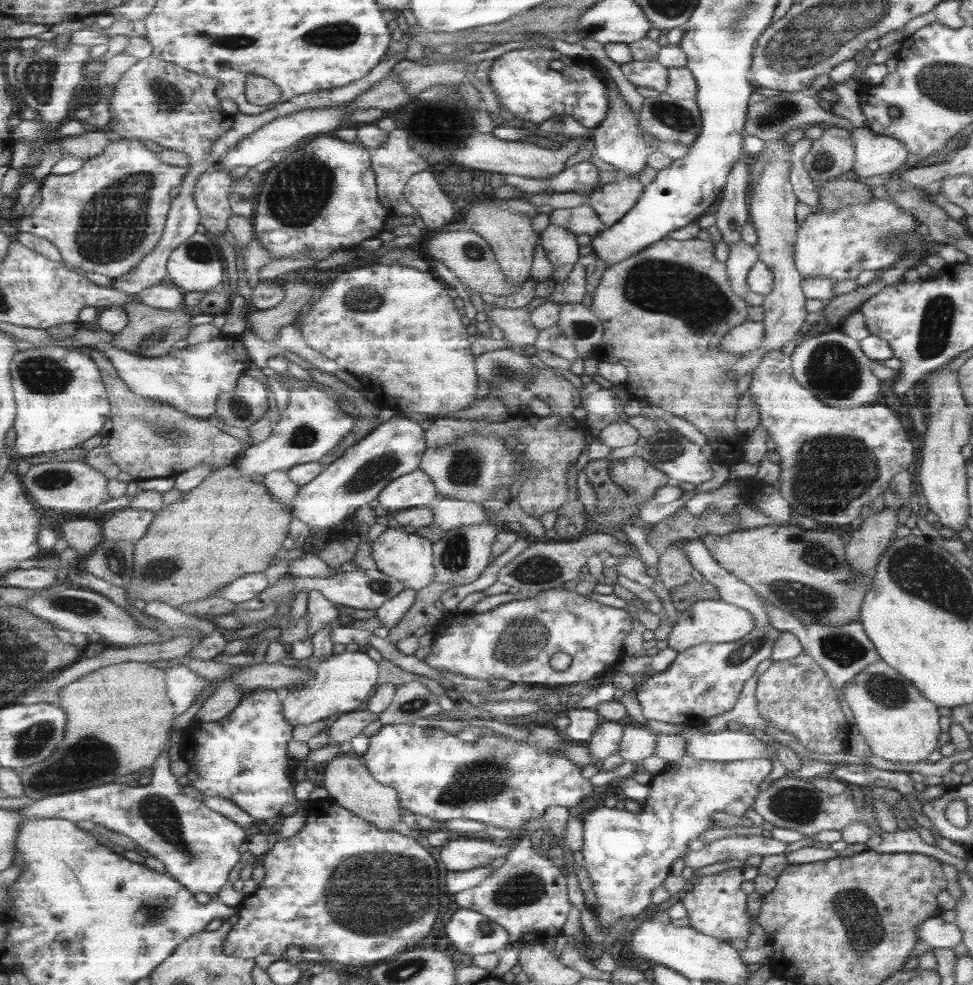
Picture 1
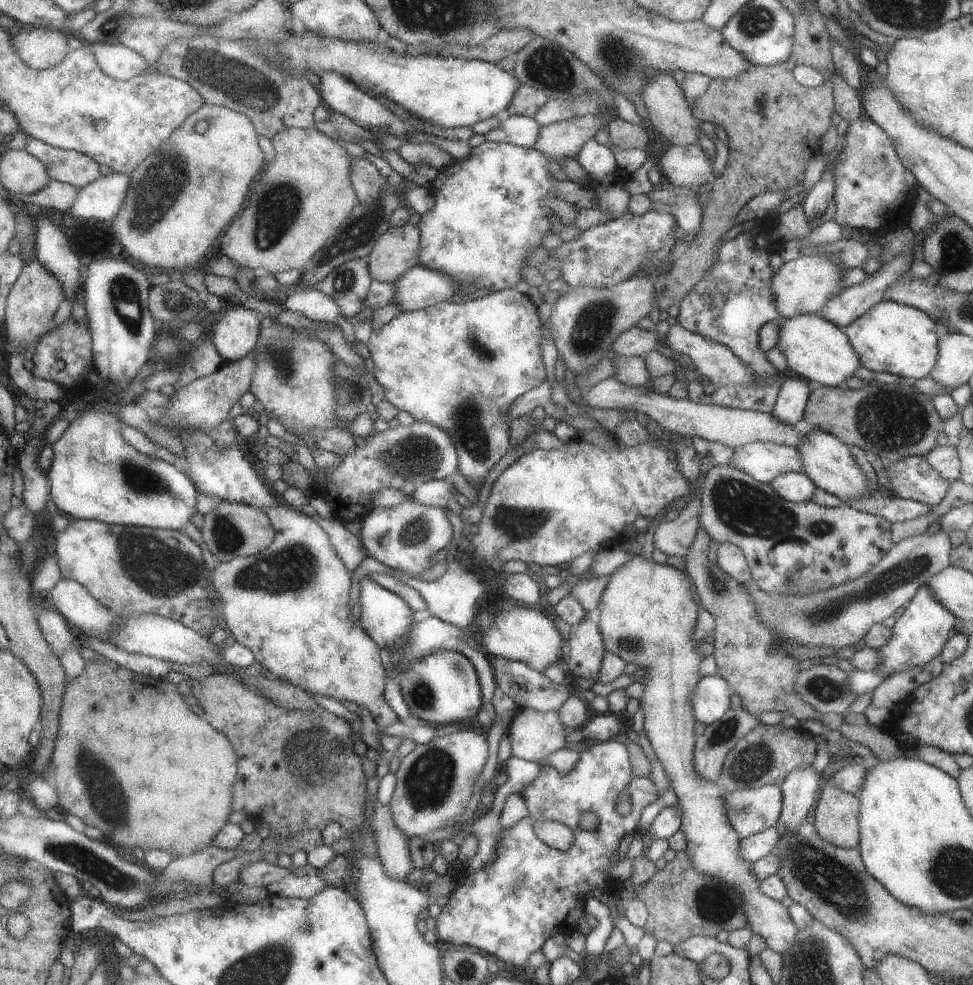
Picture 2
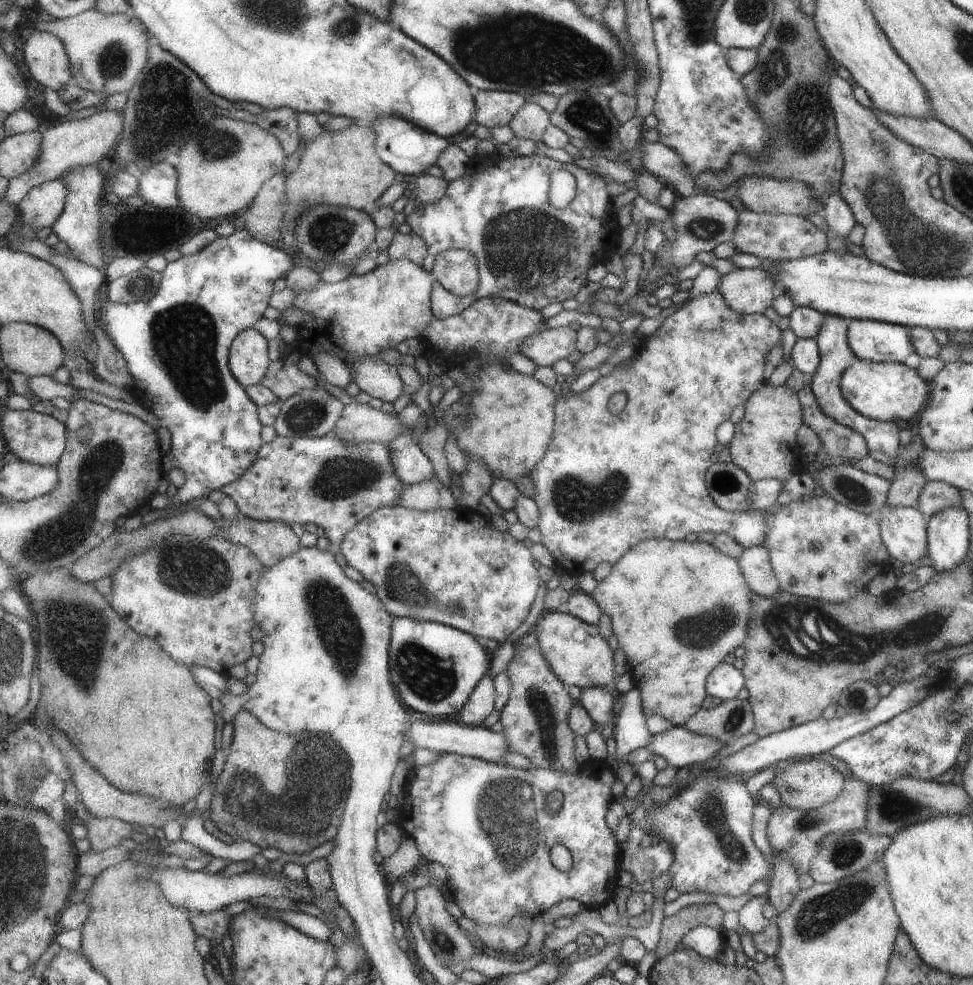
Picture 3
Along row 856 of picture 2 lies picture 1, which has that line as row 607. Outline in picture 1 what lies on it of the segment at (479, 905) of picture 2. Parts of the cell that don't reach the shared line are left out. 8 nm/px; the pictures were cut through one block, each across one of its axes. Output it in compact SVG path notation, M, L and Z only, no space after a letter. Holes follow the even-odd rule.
M551 588L533 593L525 600L513 600L499 604L482 614L458 614L453 620L446 621L446 627L435 636L433 650L425 658L425 663L436 670L448 670L465 678L477 680L503 679L511 684L523 684L559 688L573 682L589 680L603 675L615 668L622 656L622 642L630 629L630 616L626 610L610 608L580 596L573 590ZM555 652L571 656L567 669L555 671L549 667L549 658Z

